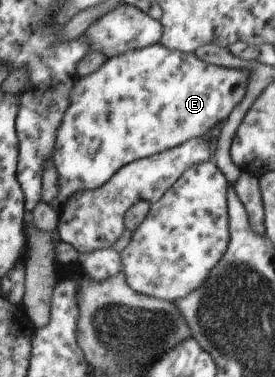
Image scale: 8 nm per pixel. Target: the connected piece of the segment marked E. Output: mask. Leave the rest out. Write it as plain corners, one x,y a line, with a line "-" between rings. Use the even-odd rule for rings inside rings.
159,43
147,48
139,50
127,51
120,54
115,58
108,58
104,60
103,64
90,75
78,77
72,86
69,93
69,108
65,111
60,125
57,127
56,141
54,151
52,154
52,161
56,168
59,179
56,183
56,187
60,187
60,193
53,197
53,200
49,203
56,211
58,215
62,209
62,203
77,192
83,192
84,190
95,190
102,187
122,166
131,164
133,161
144,159
145,157
160,154
163,151
168,151
190,138
202,138
208,133
215,132
221,123
223,123
227,117
232,113
232,110
239,105
246,95
249,82
249,69
248,68
225,68
224,66
215,66
207,64
197,57
196,54
185,54
178,50
169,50

